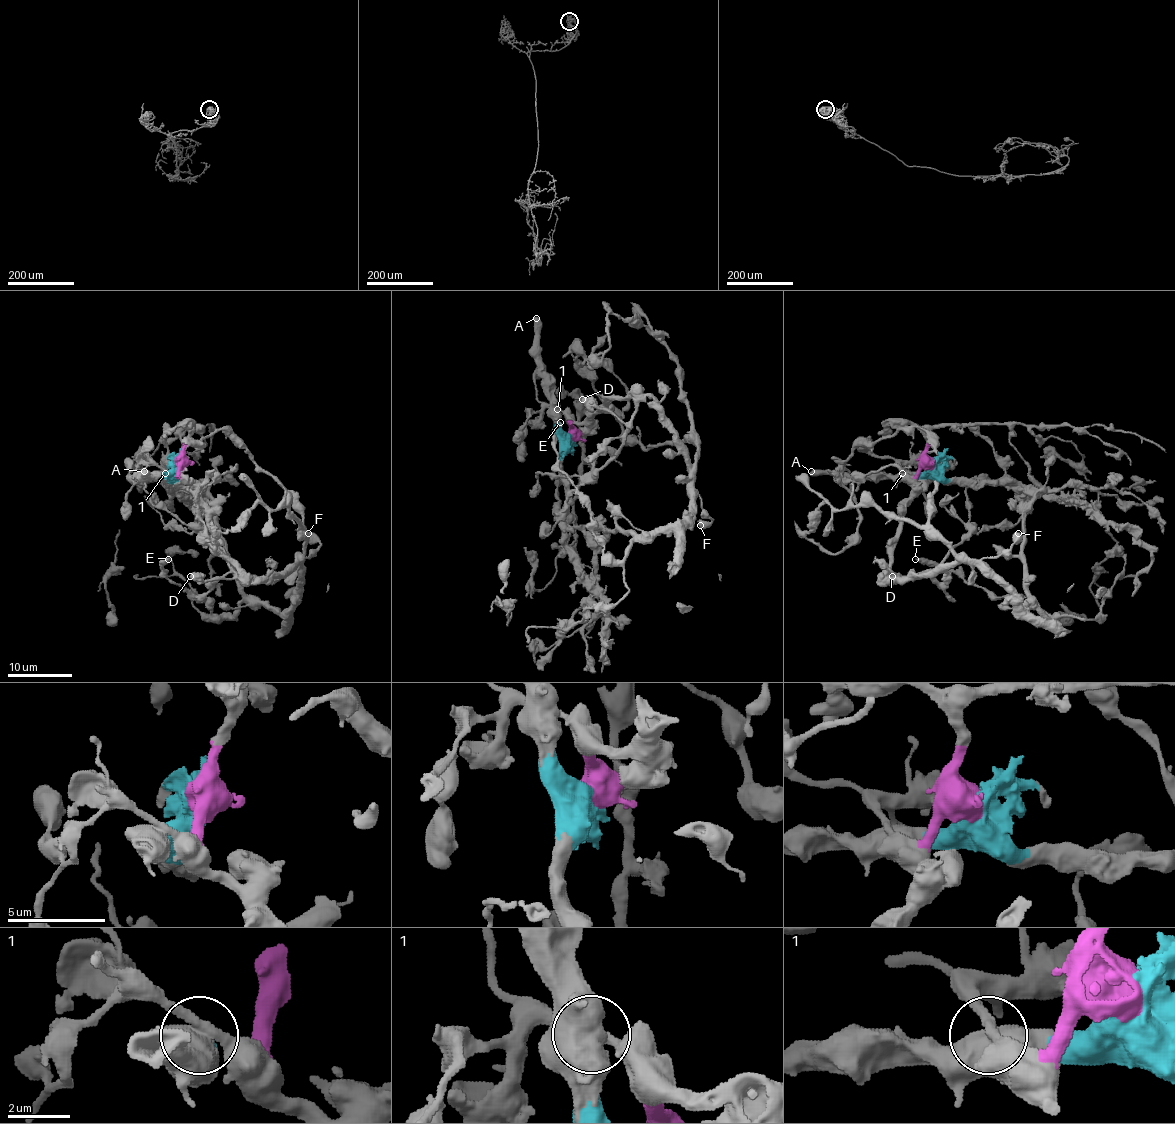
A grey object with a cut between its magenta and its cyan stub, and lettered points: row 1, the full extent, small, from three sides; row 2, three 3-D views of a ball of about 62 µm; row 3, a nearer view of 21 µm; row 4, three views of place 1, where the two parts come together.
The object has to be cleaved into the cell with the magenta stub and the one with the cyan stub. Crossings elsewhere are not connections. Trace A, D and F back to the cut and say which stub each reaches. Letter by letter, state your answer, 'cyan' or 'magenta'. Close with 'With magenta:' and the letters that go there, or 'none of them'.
A: cyan
D: magenta
F: magenta
With magenta: D, F

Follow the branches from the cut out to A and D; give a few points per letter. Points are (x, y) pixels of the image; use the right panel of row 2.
A: (933, 465), (919, 473), (814, 474), (810, 471)
D: (933, 465), (925, 466), (917, 477), (917, 490), (902, 510), (893, 550), (890, 574), (915, 578), (891, 576)

